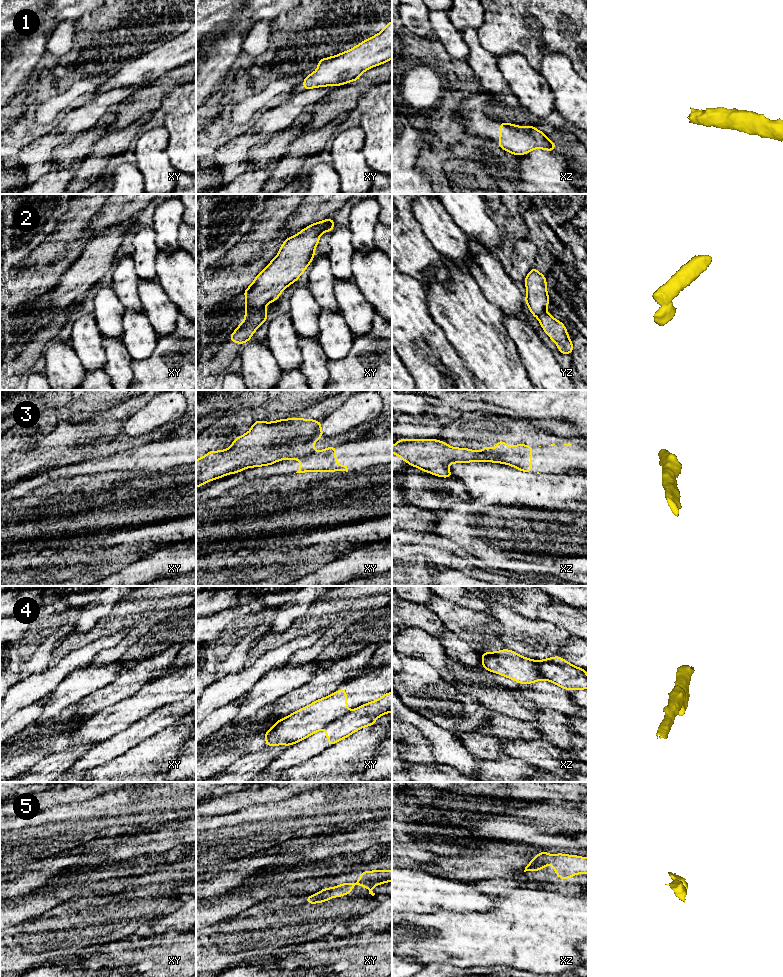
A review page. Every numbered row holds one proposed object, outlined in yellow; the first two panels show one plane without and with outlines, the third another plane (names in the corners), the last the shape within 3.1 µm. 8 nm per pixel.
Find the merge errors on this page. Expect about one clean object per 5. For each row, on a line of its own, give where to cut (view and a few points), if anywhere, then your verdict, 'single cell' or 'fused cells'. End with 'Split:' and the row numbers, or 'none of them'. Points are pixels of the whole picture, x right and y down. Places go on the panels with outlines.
1: cut none; single cell
2: cut xy (264, 310), (254, 313), (245, 319); fused cells
3: cut xy (314, 451), (289, 458); fused cells
4: cut xy (349, 711), (324, 727); fused cells
5: cut none; single cell
Split: 2, 3, 4

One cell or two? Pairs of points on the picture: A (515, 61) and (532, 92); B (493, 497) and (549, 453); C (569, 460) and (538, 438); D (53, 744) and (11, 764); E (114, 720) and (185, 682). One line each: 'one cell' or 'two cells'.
A: one cell
B: two cells
C: one cell
D: one cell
E: one cell

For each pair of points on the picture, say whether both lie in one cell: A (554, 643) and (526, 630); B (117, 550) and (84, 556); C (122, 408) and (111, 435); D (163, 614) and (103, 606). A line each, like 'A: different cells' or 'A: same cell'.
A: same cell
B: same cell
C: same cell
D: different cells

